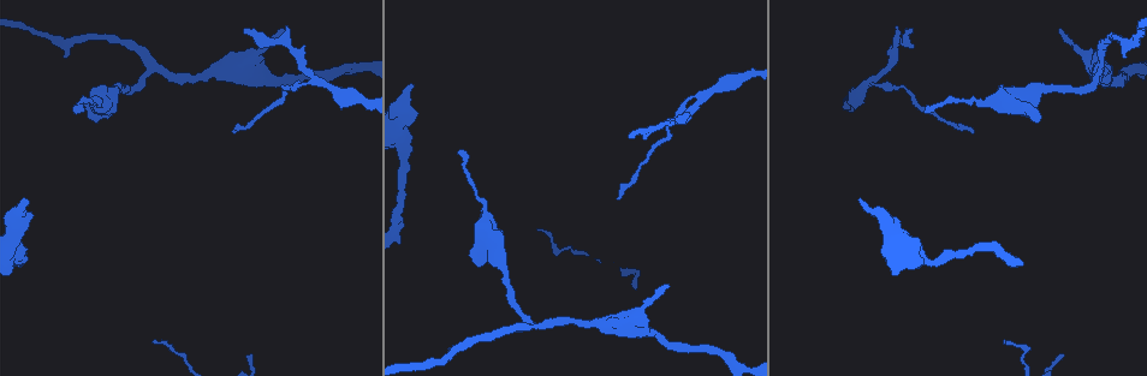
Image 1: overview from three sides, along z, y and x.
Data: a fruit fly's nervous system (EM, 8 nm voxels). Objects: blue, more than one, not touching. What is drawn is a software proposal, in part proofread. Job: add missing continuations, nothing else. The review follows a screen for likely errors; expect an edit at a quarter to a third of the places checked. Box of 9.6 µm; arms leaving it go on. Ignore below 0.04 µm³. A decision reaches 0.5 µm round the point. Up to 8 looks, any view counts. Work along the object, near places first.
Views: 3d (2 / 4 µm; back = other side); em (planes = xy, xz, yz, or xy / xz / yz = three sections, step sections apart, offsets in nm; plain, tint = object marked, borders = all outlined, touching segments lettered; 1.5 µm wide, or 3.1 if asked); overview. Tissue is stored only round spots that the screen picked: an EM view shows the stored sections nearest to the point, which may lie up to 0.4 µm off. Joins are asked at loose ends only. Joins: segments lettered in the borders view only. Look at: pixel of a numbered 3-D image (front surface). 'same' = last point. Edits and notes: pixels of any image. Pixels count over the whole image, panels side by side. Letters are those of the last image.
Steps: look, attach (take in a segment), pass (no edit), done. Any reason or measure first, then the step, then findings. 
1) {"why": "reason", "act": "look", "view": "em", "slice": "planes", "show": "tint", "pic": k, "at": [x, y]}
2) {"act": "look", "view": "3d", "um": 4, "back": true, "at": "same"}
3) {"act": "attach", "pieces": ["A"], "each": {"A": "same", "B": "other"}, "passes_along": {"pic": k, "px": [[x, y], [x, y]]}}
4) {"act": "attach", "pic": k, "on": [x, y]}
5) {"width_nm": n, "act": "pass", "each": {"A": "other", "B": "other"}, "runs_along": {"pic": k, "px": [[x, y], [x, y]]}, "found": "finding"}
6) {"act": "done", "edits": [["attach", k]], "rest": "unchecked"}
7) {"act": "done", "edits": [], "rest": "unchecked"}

{"why": "an open end", "act": "look", "view": "em", "slice": "xy", "step": 4, "show": "borders", "pic": 1, "at": [617, 199]}

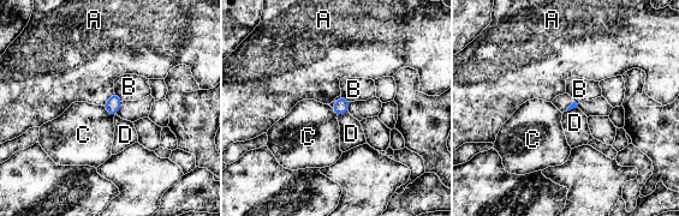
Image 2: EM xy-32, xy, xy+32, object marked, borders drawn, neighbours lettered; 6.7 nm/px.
{"longest_contact_nm": ["A", 120], "act": "pass", "each": {"A": "other", "B": "other", "C": "other", "D": "other"}, "border": {"pic": 2, "px": [[347, 110], [337, 116]]}, "found": "none of them fits"}

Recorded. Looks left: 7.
{"why": "an open end", "act": "look", "view": "3d", "um": 4, "pic": 1, "at": [912, 30]}

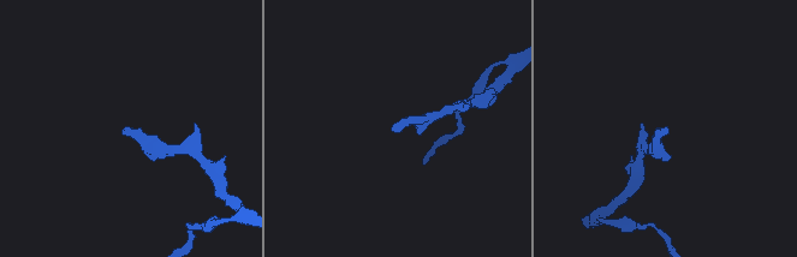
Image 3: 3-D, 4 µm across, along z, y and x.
{"why": "now the EM", "act": "look", "view": "em", "slice": "xy", "step": 8, "show": "borders", "pic": 3, "at": [396, 132]}

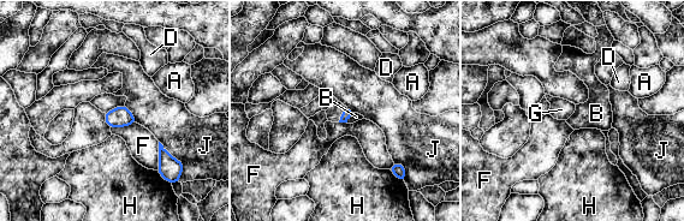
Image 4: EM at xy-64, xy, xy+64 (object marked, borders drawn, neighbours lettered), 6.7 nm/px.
{"act": "attach", "pieces": ["G"], "each": {"A": "other", "B": "other", "D": "other", "F": "other", "G": "same", "H": "other", "J": "other"}, "passes_along": {"pic": 4, "px": [[348, 112], [342, 114], [333, 114]]}, "found": "the neuron continues"}

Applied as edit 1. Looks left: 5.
{"why": "free end", "act": "look", "view": "3d", "um": 2, "pic": 1, "at": [27, 202]}

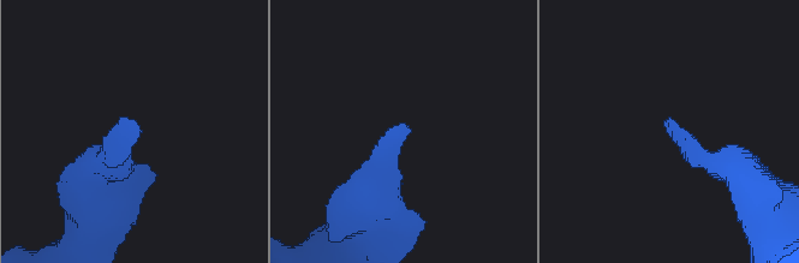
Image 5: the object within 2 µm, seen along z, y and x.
{"why": "now the EM", "act": "look", "view": "em", "slice": "planes", "show": "borders", "pic": 5, "at": [401, 123]}

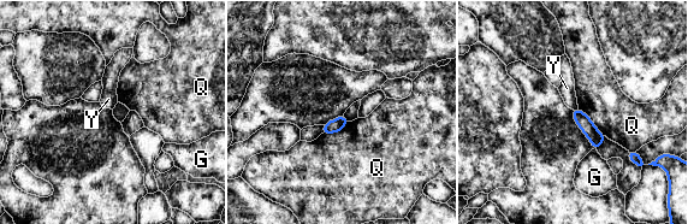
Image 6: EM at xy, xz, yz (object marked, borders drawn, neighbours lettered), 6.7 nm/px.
{"longest_contact_nm": ["Q", 260], "act": "pass", "each": {"G": "other", "Q": "other", "Y": "other"}, "found": "no lettered segment goes on from it"}

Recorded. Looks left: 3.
{"act": "done", "edits": [["attach", 4]], "rest": "unchecked"}

